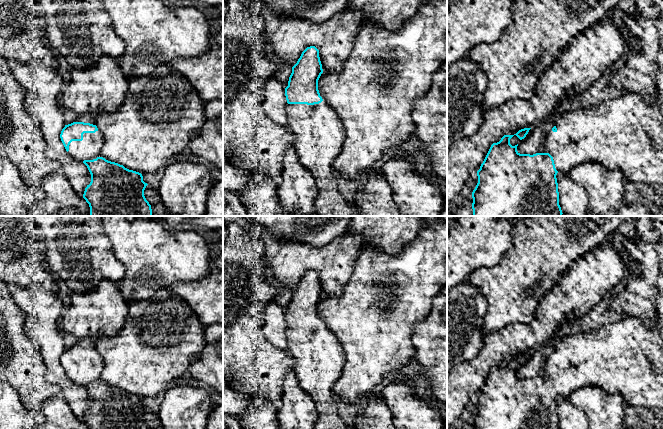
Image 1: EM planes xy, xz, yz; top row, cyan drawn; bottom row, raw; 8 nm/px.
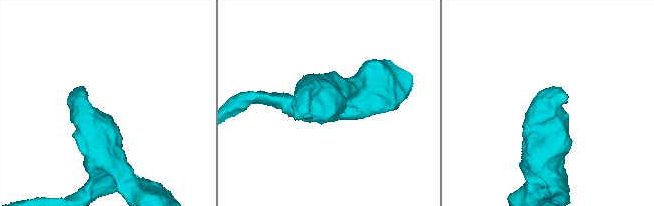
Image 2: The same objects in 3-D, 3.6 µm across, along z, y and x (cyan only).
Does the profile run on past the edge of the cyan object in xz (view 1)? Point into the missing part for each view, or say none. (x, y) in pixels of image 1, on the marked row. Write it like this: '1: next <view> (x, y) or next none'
1: next xz (319, 132)

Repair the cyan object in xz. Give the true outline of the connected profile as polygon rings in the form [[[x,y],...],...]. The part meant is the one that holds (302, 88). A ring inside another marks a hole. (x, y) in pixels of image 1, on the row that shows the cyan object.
[[[315,46],[307,47],[292,67],[288,86],[285,88],[288,128],[296,136],[294,148],[299,161],[316,181],[316,213],[319,216],[360,216],[359,211],[341,196],[334,176],[333,162],[341,152],[345,129],[337,113],[319,93],[318,80],[322,73],[319,50]]]

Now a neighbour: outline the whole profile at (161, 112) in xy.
[[[169,64],[129,81],[123,104],[114,112],[97,114],[96,126],[104,137],[100,154],[129,170],[155,173],[171,158],[187,150],[191,137],[206,122],[204,102],[191,82]]]

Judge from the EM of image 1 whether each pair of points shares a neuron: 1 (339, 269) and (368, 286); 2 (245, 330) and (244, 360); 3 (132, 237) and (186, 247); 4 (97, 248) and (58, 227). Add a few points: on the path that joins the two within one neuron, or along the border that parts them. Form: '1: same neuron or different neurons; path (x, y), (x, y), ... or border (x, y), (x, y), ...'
1: different neurons; border (359, 254), (351, 277), (338, 296)
2: same neuron; path (244, 337), (244, 353)
3: same neuron; path (145, 243), (163, 243), (167, 247), (173, 247)
4: same neuron; path (87, 246), (77, 246), (68, 237)

